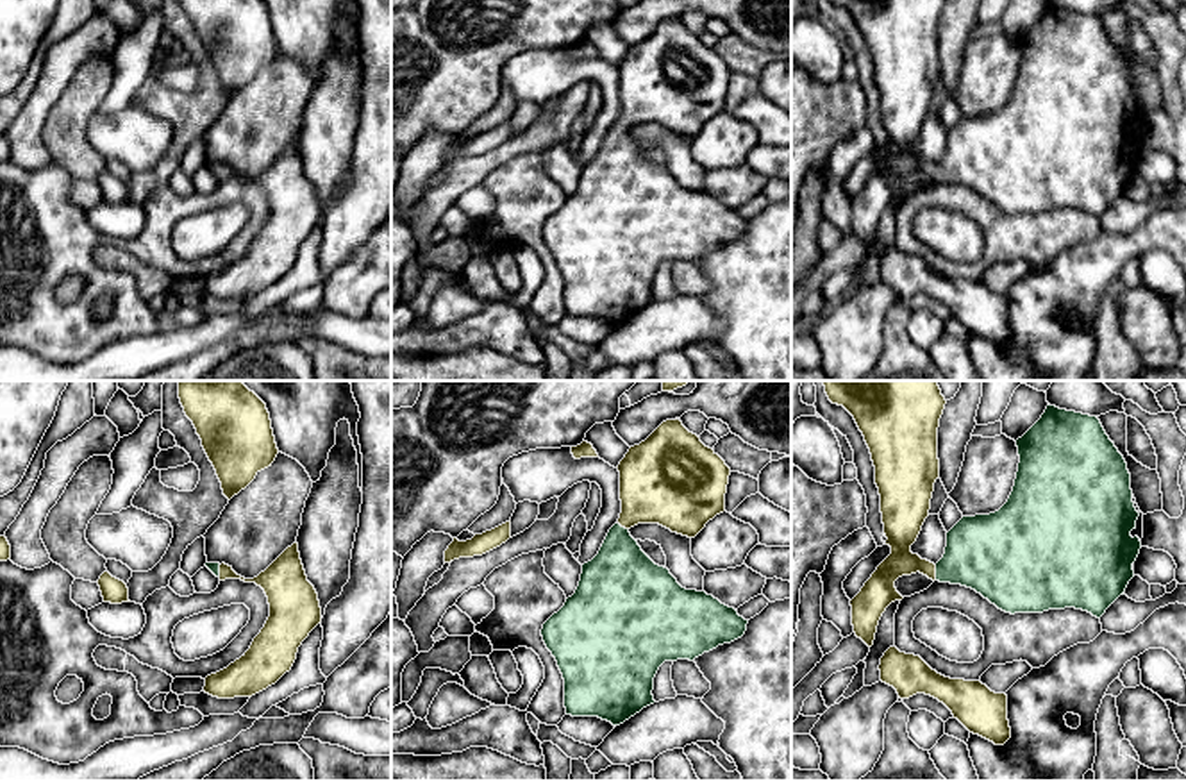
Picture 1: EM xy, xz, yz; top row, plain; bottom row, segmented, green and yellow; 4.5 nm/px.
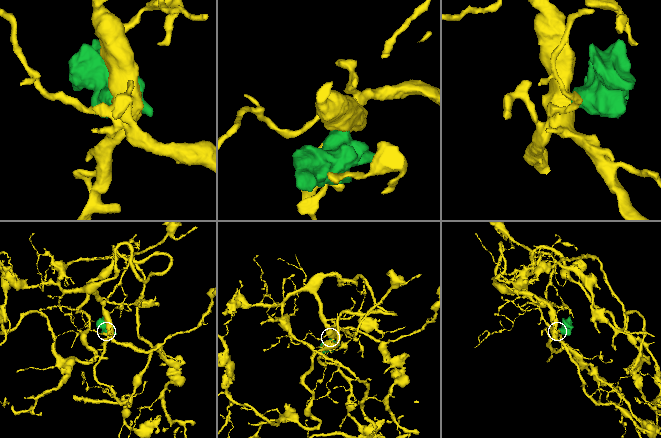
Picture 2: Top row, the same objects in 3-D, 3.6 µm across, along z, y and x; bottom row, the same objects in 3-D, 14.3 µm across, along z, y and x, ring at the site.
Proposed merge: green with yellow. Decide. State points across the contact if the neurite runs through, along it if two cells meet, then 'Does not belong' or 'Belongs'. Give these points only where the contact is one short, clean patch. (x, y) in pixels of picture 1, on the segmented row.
Path across: yz (988, 553), (936, 572), (901, 549), (901, 529). Belongs

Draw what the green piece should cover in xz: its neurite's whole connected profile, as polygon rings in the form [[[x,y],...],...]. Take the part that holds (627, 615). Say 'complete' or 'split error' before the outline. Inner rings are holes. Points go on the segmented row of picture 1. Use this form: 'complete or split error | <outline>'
split error | [[[681,420],[663,422],[645,441],[629,449],[616,466],[620,472],[622,513],[609,529],[598,554],[582,565],[579,586],[541,629],[547,649],[564,679],[564,708],[572,717],[598,717],[620,726],[654,704],[654,677],[664,661],[689,659],[741,638],[748,620],[713,595],[682,588],[668,568],[656,565],[631,536],[638,524],[659,524],[672,533],[695,538],[709,520],[725,511],[731,468]]]

